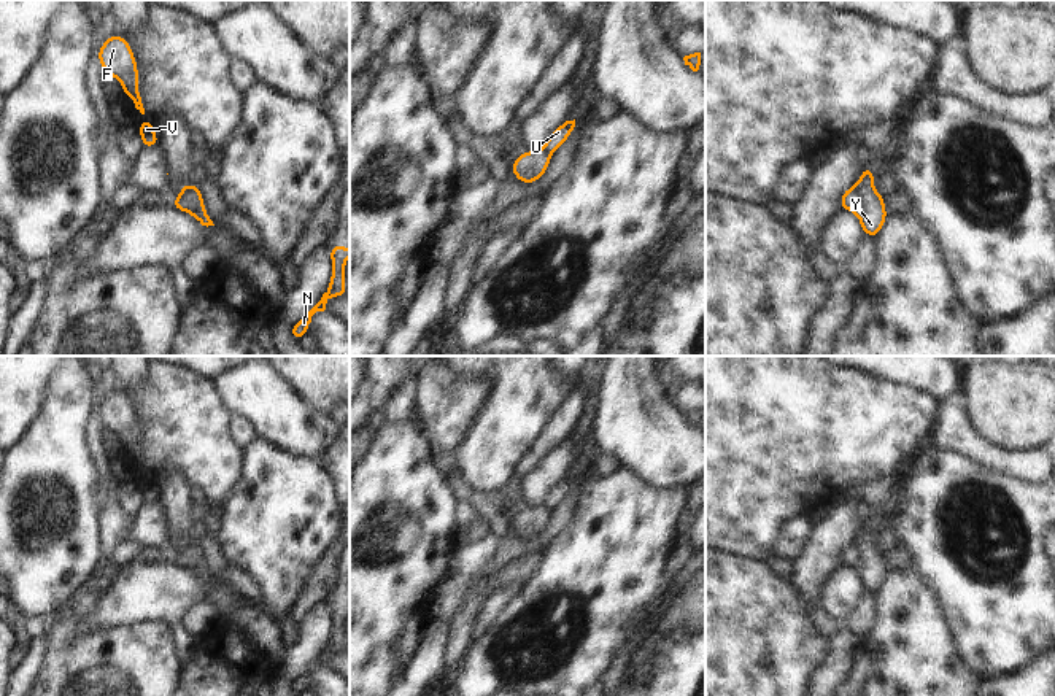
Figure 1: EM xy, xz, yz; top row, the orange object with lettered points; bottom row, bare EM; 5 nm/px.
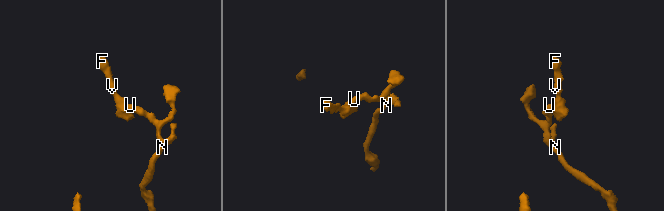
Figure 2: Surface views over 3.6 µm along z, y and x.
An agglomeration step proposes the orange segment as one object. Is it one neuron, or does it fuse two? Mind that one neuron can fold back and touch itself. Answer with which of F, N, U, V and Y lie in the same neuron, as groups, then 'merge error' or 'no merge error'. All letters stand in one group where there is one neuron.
F V Y / N U; merge error

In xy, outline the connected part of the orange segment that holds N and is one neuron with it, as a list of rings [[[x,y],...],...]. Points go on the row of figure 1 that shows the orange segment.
[[[334,245],[330,246],[329,253],[332,261],[332,278],[329,281],[329,289],[323,294],[321,300],[300,321],[291,326],[291,335],[296,342],[299,342],[308,332],[311,316],[316,311],[324,311],[326,304],[330,297],[348,294],[343,275],[345,275],[345,262],[350,257],[350,248]]]

